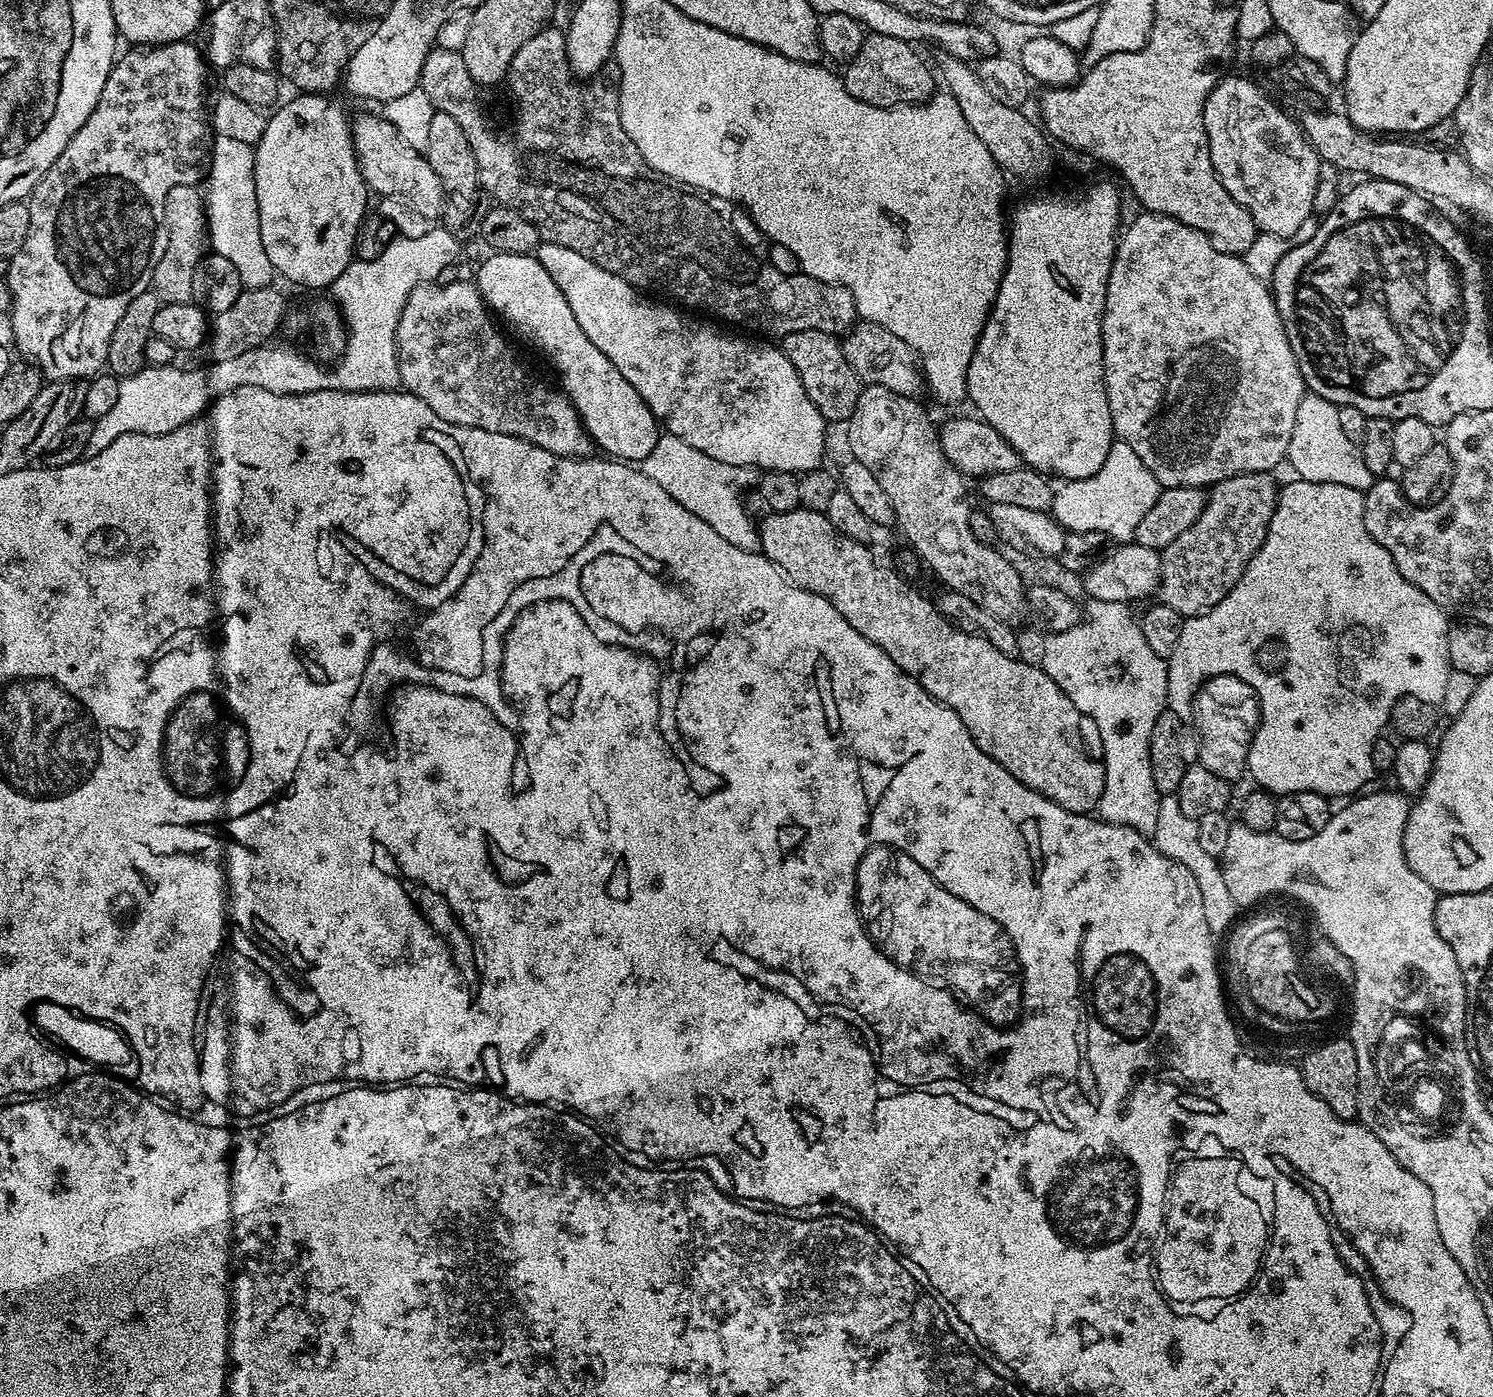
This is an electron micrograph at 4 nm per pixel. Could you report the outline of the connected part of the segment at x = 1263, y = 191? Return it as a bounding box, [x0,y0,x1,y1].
[1204,76,1322,240]

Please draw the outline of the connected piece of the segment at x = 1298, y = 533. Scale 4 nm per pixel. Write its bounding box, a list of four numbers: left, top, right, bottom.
[1166,478,1450,798]

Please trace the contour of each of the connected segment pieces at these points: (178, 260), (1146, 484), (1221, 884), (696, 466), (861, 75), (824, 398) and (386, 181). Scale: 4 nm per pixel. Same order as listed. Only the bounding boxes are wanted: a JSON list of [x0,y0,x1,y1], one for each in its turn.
[[150,184,210,304],[1050,440,1161,542],[1150,794,1238,934],[638,434,760,552],[843,34,938,108],[782,330,862,422],[351,112,446,222]]

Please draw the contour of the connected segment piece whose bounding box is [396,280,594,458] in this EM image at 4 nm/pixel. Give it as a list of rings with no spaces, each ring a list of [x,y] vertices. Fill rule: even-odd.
[[[460,280],[454,281],[453,284],[444,283],[429,282],[421,284],[419,288],[415,288],[410,294],[410,298],[402,310],[402,318],[398,322],[398,330],[396,331],[396,356],[400,359],[398,370],[400,371],[400,383],[403,391],[410,393],[411,396],[418,397],[422,402],[426,402],[426,406],[430,406],[430,410],[434,410],[434,414],[438,414],[438,418],[442,418],[451,424],[477,428],[478,430],[490,430],[494,434],[510,434],[514,438],[522,438],[534,446],[542,446],[542,450],[550,450],[550,454],[577,458],[591,457],[594,452],[594,445],[592,439],[588,437],[588,431],[584,429],[580,416],[574,410],[574,406],[568,401],[567,396],[559,387],[553,386],[551,388],[550,385],[543,384],[540,380],[531,380],[528,377],[527,370],[520,365],[519,358],[512,353],[512,348],[504,341],[503,334],[496,329],[497,321],[490,315],[490,309],[480,297],[480,292],[476,289],[475,283],[463,284]]]

